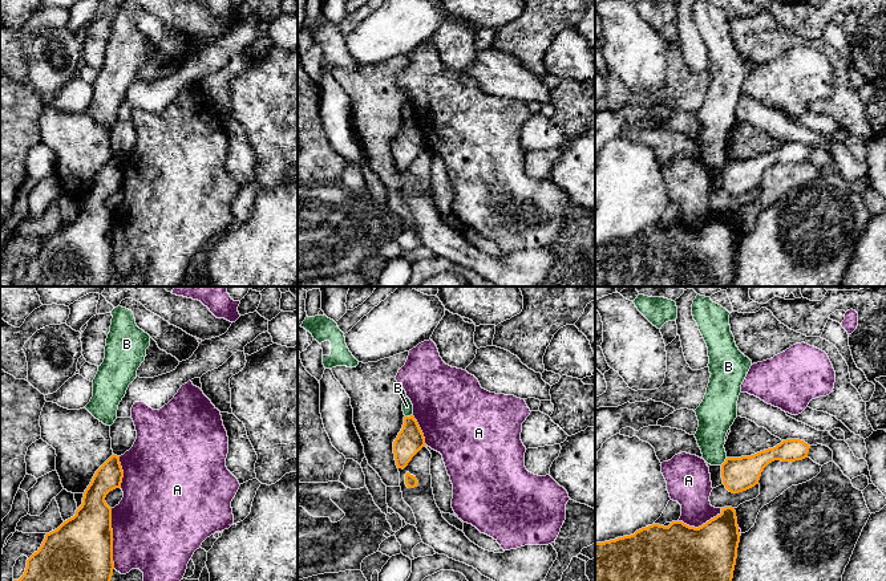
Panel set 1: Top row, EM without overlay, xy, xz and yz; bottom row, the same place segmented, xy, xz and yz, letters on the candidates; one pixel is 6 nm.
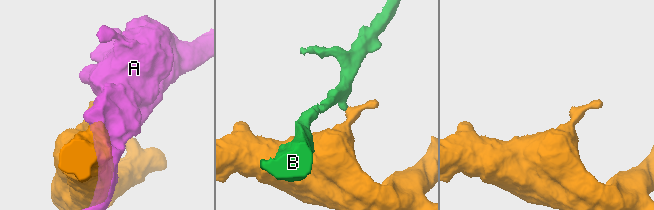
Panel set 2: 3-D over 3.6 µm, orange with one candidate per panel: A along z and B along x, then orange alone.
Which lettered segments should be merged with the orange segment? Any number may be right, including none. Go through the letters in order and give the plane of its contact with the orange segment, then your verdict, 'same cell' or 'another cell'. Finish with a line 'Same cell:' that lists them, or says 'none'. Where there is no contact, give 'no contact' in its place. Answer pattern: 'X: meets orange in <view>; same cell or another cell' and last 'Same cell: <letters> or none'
A: meets orange in xy; another cell
B: meets orange in xz; another cell
Same cell: none

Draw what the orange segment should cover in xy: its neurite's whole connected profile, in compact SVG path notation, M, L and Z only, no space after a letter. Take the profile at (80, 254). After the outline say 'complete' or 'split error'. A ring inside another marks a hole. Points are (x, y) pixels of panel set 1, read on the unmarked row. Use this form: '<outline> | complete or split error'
M112 158L94 176L90 187L84 195L82 207L76 218L64 224L57 232L45 237L45 241L28 263L24 277L12 287L110 287L114 265L113 265L113 232L112 232L112 211L106 207L106 198L121 190L124 174L120 159Z | complete

